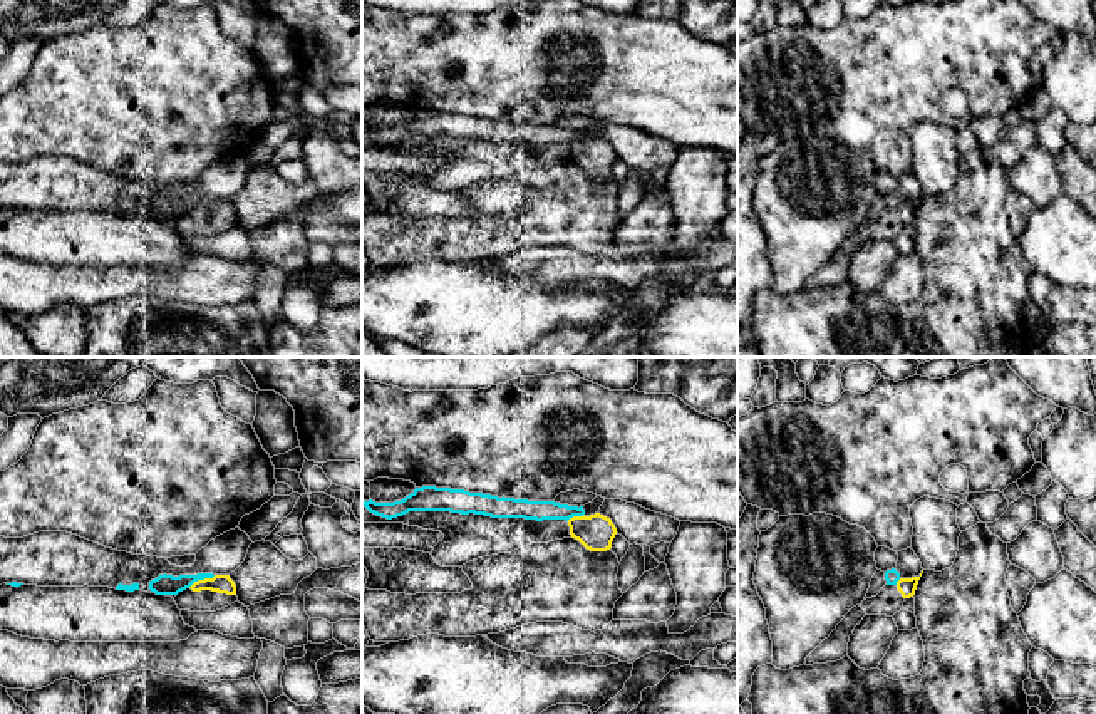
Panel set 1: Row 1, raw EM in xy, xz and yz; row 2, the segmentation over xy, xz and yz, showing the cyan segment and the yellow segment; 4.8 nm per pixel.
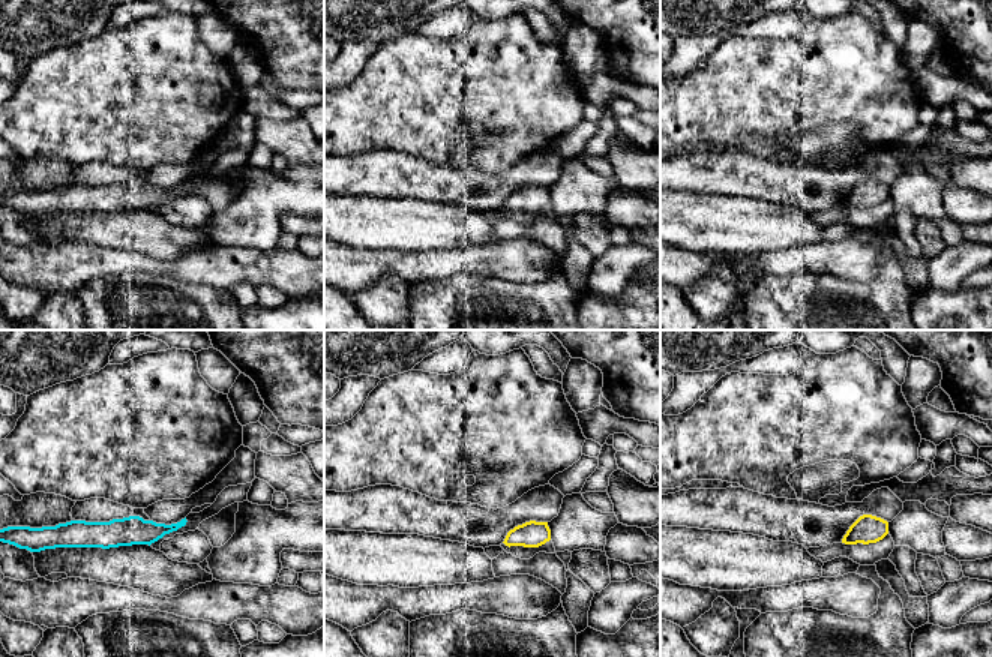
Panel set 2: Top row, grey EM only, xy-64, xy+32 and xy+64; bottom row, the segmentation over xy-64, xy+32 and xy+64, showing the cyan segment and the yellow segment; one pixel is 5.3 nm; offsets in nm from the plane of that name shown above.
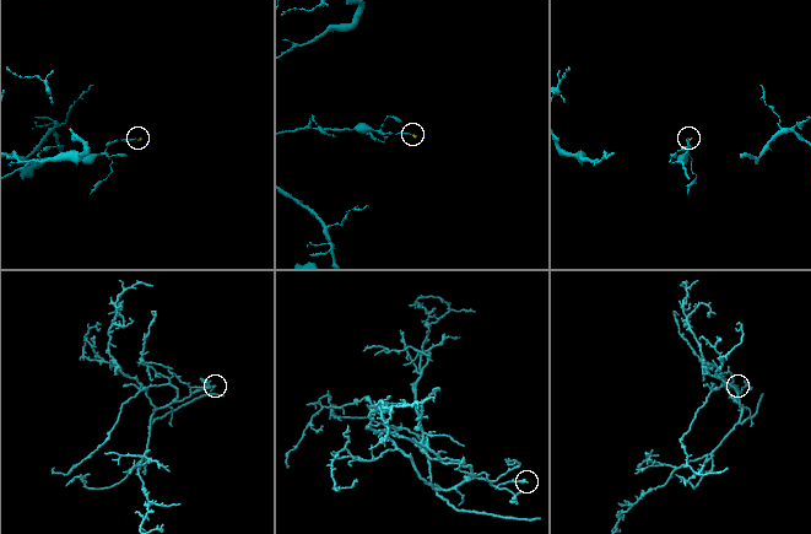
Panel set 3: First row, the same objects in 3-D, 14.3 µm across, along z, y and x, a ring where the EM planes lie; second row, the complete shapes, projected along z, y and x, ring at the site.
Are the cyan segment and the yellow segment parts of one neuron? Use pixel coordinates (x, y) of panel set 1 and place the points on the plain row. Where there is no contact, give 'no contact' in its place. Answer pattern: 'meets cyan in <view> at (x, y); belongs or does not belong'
meets cyan in xy at (201, 203); does not belong

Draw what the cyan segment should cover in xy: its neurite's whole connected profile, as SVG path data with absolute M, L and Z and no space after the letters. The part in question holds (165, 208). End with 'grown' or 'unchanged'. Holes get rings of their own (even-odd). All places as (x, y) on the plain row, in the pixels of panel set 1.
M198 198L198 199L159 199L149 206L149 215L156 220L178 220L179 216L189 213L194 206L213 203L213 198Z; unchanged

